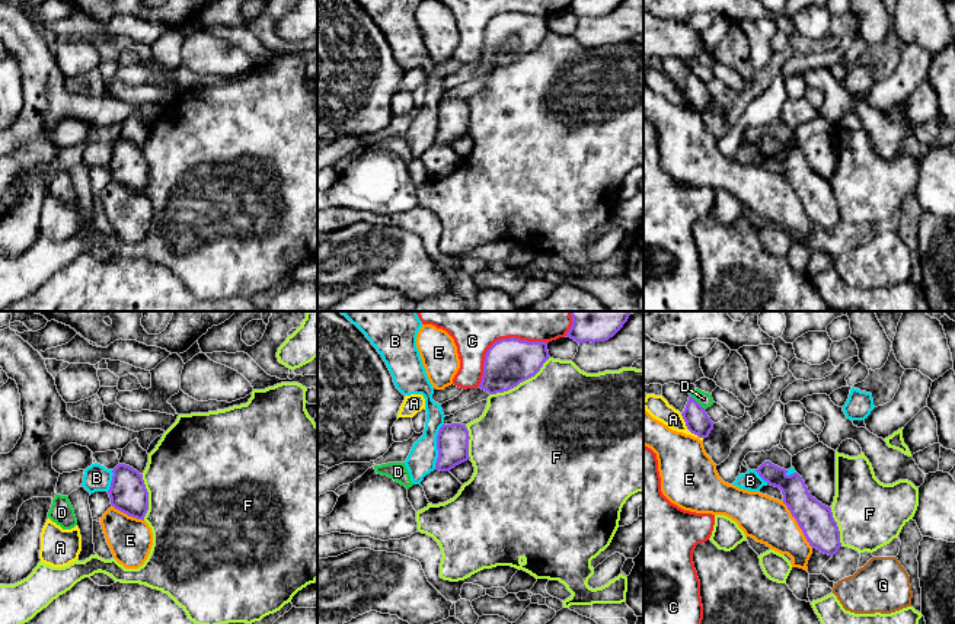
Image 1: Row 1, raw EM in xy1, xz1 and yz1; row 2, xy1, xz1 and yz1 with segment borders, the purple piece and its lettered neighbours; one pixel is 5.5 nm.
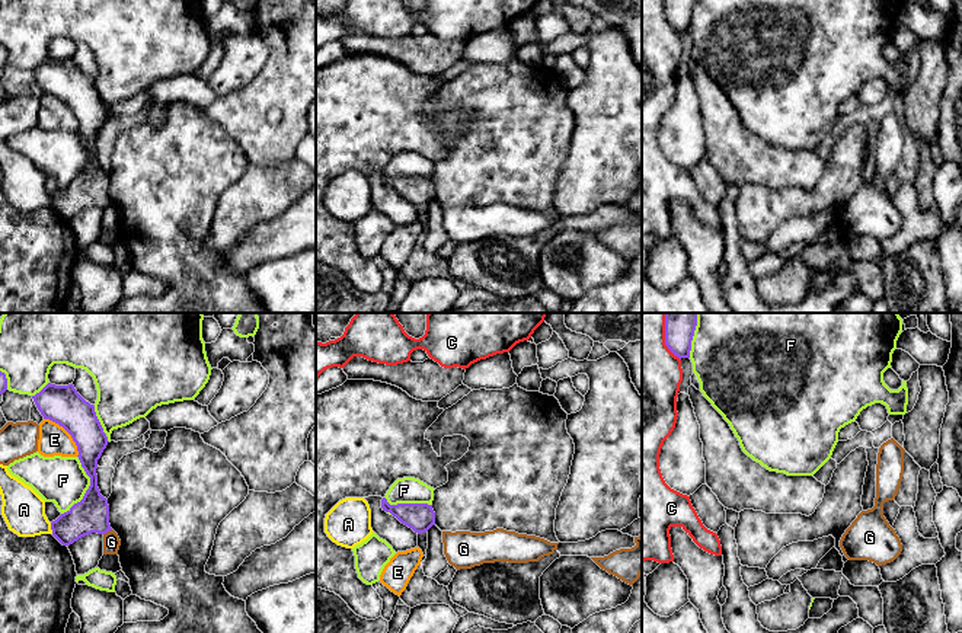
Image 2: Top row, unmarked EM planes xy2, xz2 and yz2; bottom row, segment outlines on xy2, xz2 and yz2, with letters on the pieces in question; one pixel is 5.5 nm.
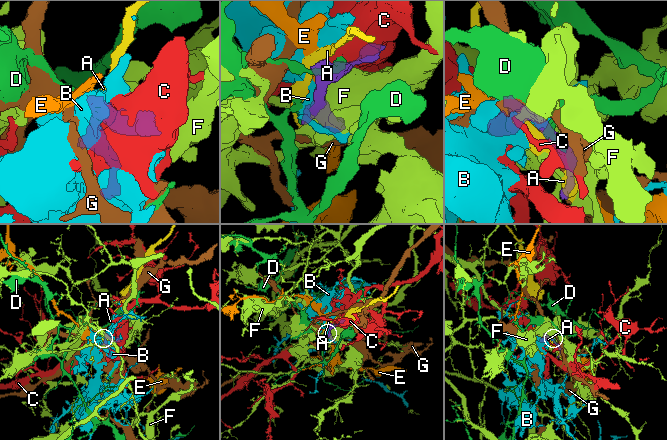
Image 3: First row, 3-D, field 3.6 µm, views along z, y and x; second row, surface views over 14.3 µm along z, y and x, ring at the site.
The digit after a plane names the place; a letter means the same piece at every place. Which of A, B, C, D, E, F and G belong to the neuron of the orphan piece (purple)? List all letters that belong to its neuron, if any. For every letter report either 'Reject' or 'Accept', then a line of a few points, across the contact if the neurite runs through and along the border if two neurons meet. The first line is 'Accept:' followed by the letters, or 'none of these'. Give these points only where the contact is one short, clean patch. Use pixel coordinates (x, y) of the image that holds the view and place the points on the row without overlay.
Accept: none of these
A: Reject
B: Reject. Line: xz1 (443, 98), (437, 109), (437, 136), (434, 143)
C: Reject
D: Reject
E: Reject
F: Reject
G: Reject. Line: xy2 (111, 202), (104, 208)

